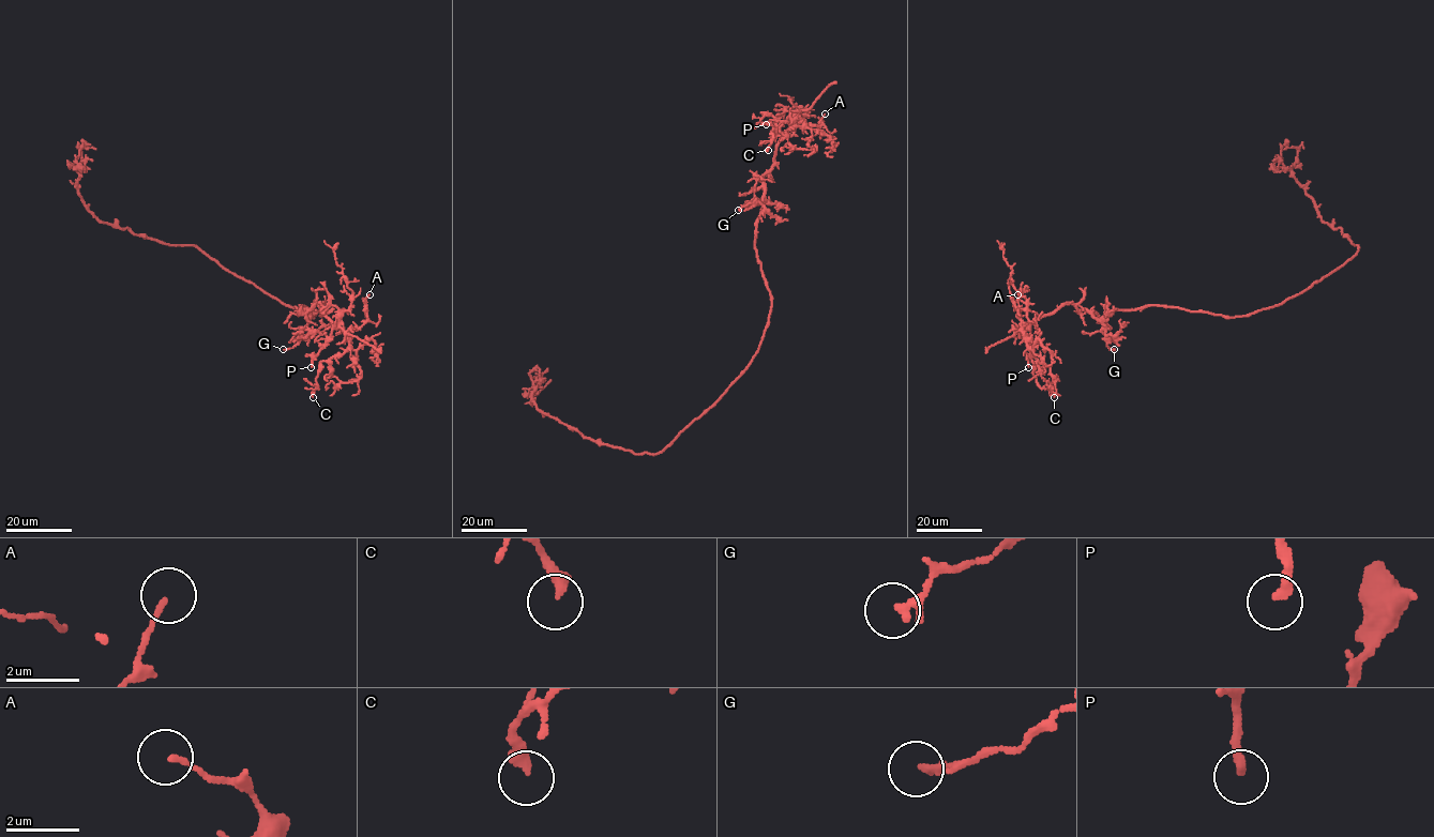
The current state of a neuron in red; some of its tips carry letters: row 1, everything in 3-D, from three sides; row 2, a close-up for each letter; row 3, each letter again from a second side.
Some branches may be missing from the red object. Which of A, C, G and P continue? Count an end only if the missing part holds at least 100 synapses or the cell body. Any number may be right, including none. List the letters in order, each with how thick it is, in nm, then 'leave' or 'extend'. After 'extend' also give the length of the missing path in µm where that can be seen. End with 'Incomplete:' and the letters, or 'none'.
A: 120 nm | leave
C: 360 nm | leave
G: 240 nm | leave
P: 260 nm | leave
Incomplete: none

